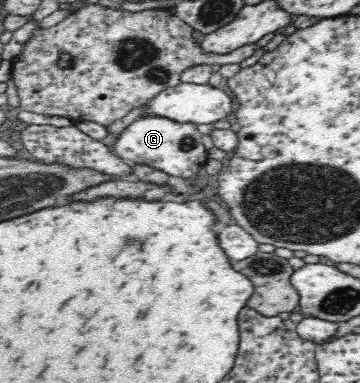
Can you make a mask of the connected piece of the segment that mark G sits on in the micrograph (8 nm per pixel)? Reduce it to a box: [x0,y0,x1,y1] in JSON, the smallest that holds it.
[114,116,208,178]

